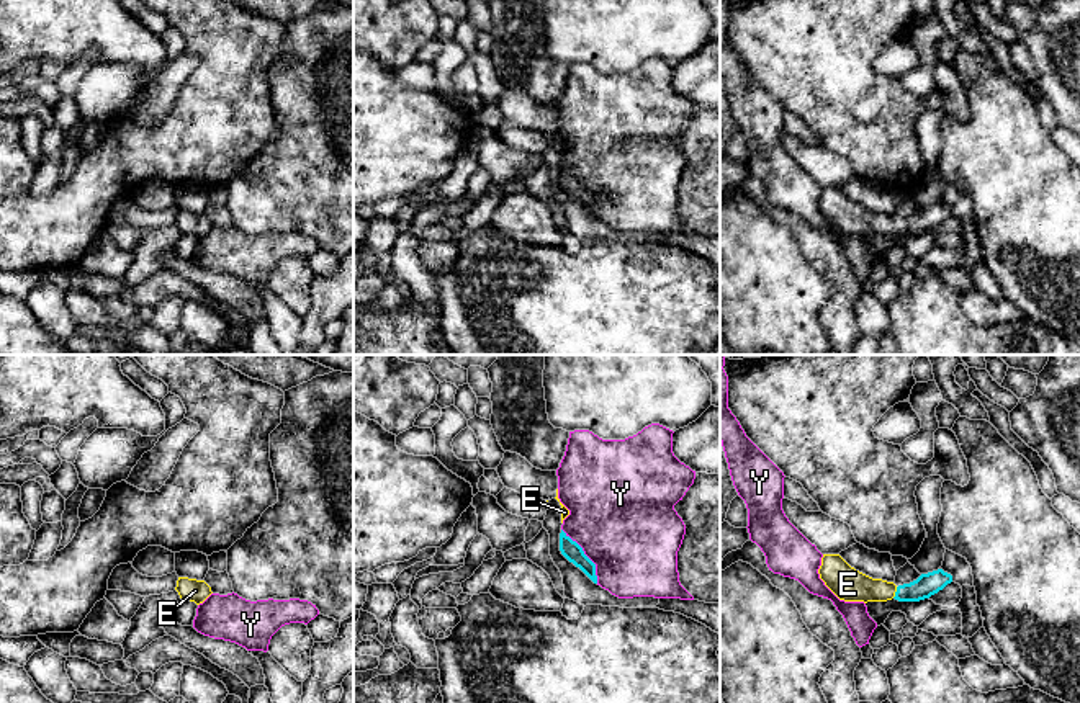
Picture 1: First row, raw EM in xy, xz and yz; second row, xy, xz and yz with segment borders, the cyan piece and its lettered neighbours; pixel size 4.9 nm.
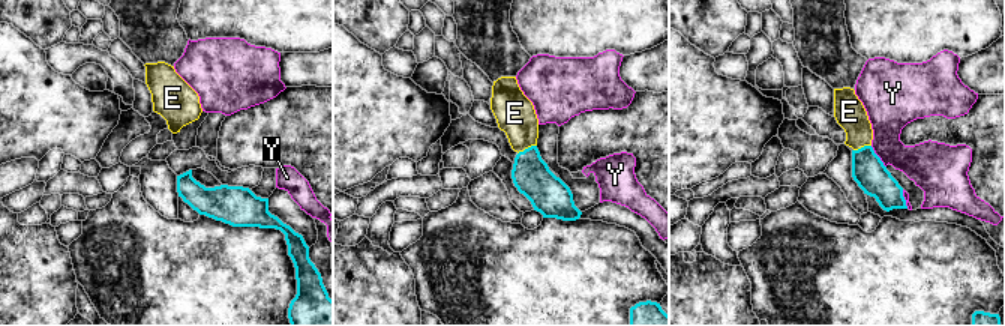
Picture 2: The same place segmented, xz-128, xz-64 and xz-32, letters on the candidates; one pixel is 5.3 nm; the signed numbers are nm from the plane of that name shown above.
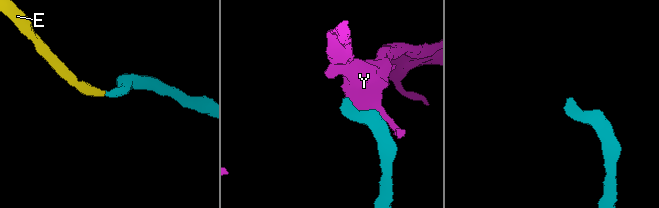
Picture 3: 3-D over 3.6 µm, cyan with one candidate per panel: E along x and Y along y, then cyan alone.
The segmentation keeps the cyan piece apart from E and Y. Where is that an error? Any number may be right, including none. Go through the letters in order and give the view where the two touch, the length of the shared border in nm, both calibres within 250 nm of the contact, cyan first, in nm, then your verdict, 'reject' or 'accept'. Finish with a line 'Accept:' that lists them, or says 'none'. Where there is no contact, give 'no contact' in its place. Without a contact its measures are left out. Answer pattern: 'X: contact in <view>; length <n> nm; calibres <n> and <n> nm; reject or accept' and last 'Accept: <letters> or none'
E: contact in yz; length 60 nm; calibres 110 and 160 nm; accept
Y: contact in xz; length 320 nm; calibres 90 and 500 nm; reject
Accept: E

